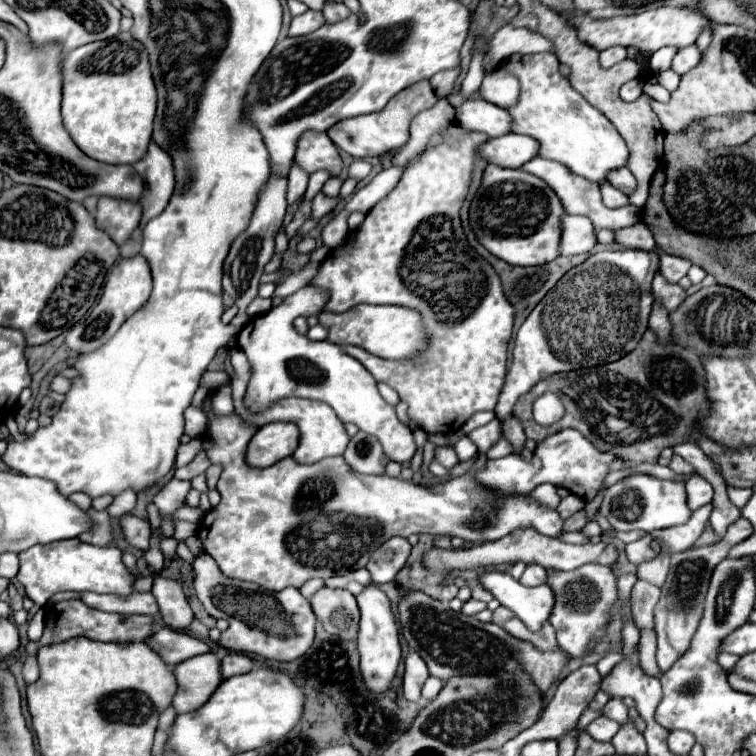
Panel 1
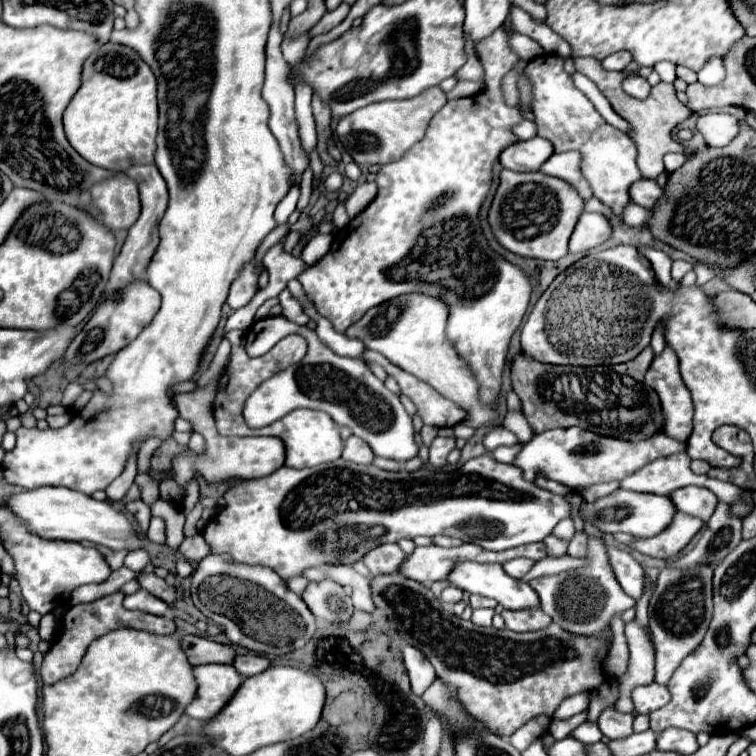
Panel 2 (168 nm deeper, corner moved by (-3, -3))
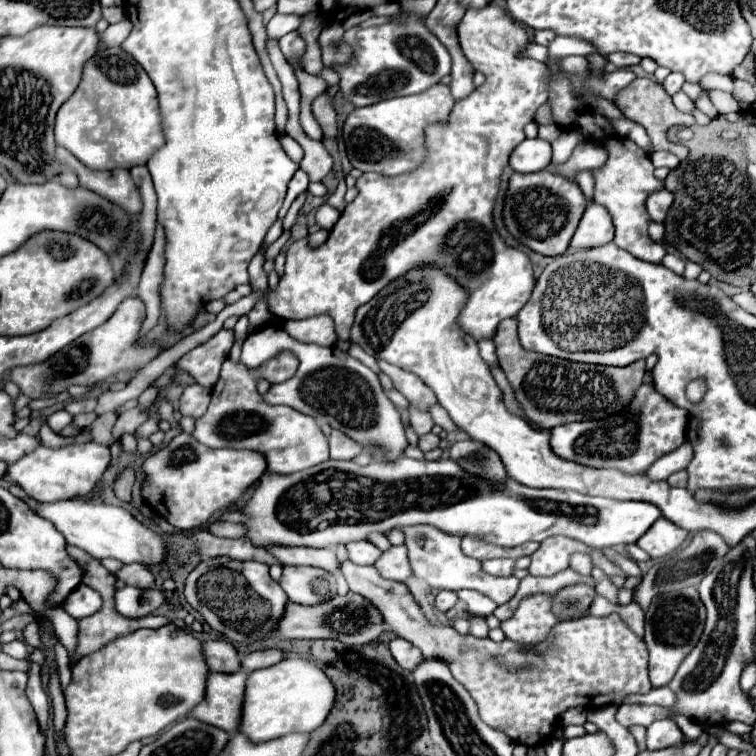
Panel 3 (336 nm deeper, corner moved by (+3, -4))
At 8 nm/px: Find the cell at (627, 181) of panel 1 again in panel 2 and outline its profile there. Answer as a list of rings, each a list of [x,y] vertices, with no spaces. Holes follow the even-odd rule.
[[[639,179],[629,189],[631,199],[635,203],[643,205],[645,209],[651,209],[653,201],[657,201],[657,197],[661,197],[661,193],[663,193],[663,189],[655,181],[649,181],[649,179]]]

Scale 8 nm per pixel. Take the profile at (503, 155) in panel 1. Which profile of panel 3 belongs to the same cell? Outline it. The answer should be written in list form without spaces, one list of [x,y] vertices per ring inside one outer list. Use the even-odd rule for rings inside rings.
[[[535,138],[523,140],[511,154],[511,168],[515,172],[539,172],[545,170],[551,162],[551,144]]]

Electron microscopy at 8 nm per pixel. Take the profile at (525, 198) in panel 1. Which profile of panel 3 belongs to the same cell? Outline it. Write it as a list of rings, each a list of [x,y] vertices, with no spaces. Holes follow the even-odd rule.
[[[549,170],[533,174],[515,172],[509,180],[503,218],[509,232],[519,238],[527,248],[543,256],[561,256],[579,226],[587,202],[589,200],[583,196],[581,188],[561,174],[553,174]]]

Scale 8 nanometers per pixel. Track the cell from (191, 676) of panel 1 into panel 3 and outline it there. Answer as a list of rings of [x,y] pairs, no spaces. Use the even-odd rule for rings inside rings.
[[[243,670],[235,674],[209,674],[205,698],[199,706],[193,708],[191,716],[211,726],[217,726],[229,734],[239,732],[245,680],[247,674]]]

